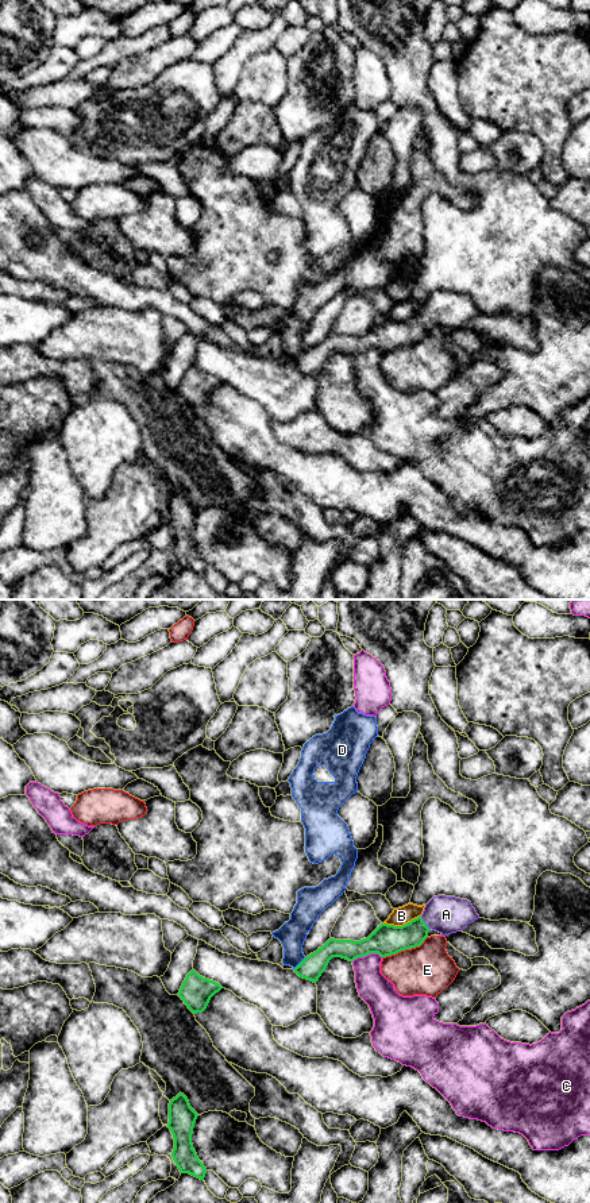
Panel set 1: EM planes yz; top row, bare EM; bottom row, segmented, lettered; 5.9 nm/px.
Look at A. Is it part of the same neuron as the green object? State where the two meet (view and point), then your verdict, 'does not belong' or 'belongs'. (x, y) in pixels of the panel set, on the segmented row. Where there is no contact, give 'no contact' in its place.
contact yz (424, 922); belongs

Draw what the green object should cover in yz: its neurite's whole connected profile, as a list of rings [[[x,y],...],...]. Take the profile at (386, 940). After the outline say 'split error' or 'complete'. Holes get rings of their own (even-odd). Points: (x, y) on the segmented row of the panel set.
[[[437,895],[425,905],[420,917],[402,926],[381,924],[360,941],[329,938],[321,948],[306,956],[294,972],[316,983],[332,957],[354,961],[370,953],[378,953],[381,957],[392,956],[420,946],[431,929],[446,937],[460,932],[478,918],[470,901]]]; split error

